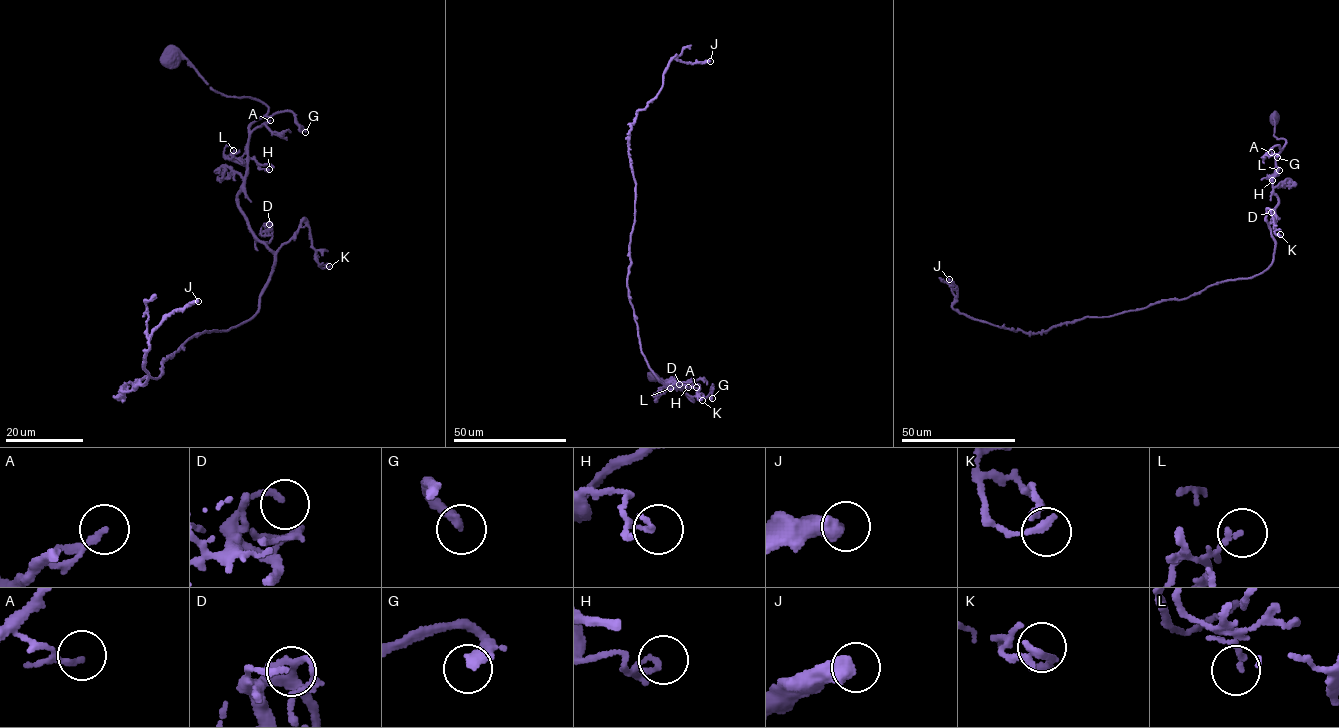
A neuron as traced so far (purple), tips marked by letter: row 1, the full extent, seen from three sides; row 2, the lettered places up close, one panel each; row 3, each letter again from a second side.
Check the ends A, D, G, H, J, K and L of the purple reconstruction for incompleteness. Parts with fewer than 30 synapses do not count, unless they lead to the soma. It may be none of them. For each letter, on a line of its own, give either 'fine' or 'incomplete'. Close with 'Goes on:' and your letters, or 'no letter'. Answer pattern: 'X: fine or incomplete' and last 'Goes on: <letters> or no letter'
A: fine
D: fine
G: fine
H: fine
J: incomplete
K: fine
L: fine
Goes on: J

